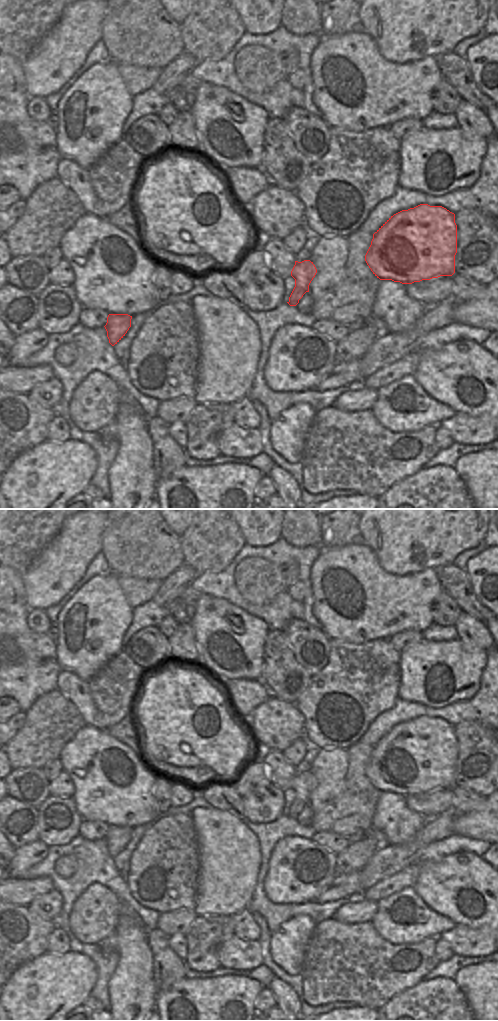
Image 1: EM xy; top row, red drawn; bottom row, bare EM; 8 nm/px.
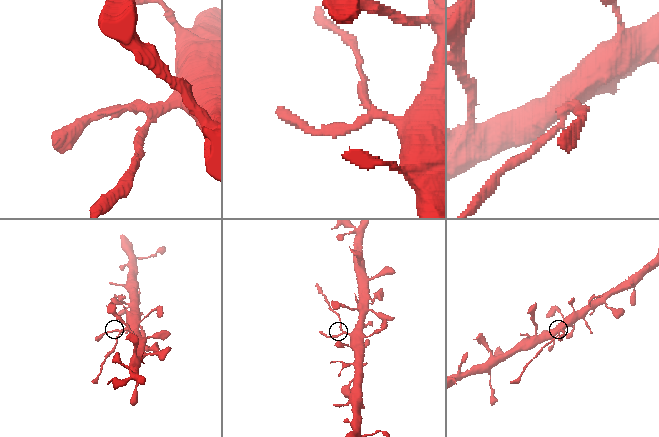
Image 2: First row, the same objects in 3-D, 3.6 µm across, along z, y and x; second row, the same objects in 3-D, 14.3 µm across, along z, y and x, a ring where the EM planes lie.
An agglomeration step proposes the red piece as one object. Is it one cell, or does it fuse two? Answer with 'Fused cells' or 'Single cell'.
Fused cells.

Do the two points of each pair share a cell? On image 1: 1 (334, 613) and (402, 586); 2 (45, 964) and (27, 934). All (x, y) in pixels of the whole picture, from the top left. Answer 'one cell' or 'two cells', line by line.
1: one cell
2: two cells

